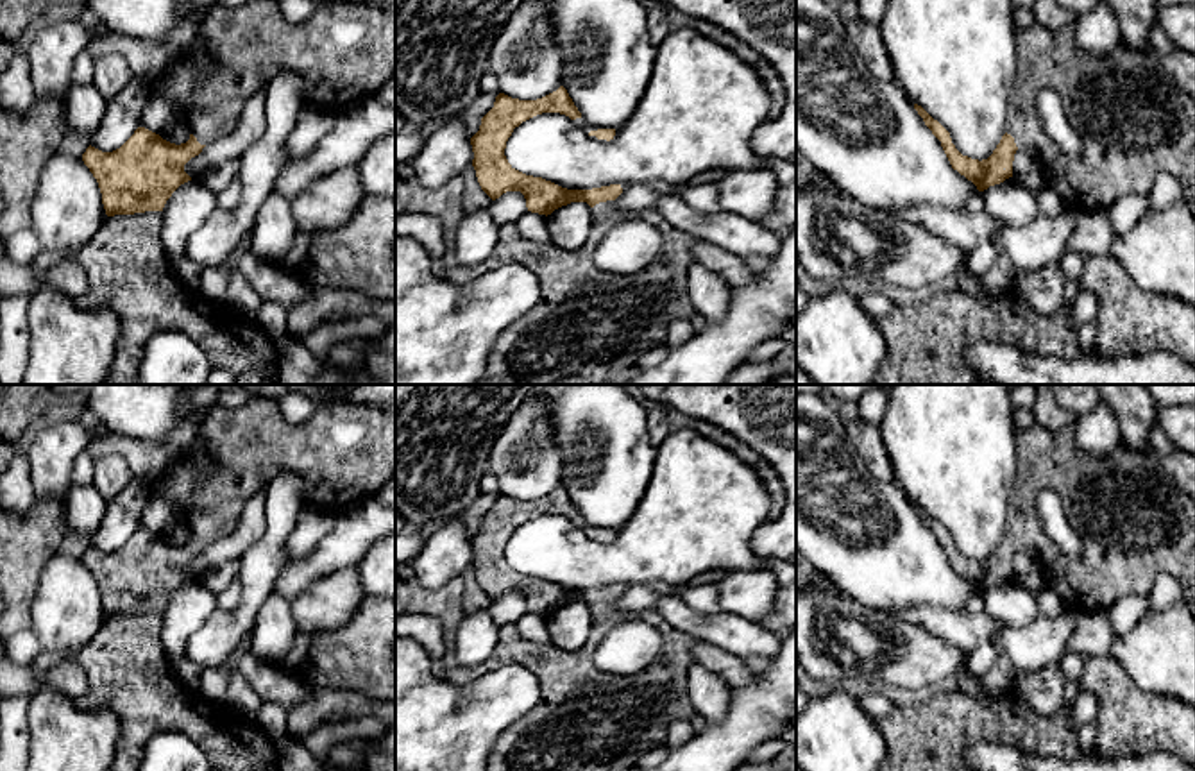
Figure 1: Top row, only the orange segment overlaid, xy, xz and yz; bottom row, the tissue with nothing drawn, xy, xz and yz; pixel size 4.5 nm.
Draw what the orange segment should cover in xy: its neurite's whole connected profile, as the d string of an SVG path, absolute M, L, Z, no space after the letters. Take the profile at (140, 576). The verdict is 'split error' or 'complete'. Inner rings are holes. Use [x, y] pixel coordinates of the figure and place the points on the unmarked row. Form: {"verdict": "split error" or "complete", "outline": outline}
{"verdict": "split error", "outline": "M254 397L242 406L213 406L202 426L200 440L215 469L200 481L186 503L190 540L175 546L138 528L116 551L88 547L84 565L98 583L107 617L163 612L172 594L191 578L184 565L202 549L233 533L247 501L281 472L304 479L304 506L338 513L374 494L395 478L395 402L318 402L302 424L288 424L272 399Z"}

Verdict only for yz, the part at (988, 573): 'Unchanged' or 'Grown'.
Grown

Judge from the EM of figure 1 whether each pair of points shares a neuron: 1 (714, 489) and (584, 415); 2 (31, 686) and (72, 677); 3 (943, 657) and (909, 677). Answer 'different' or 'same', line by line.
1: different
2: same
3: same

